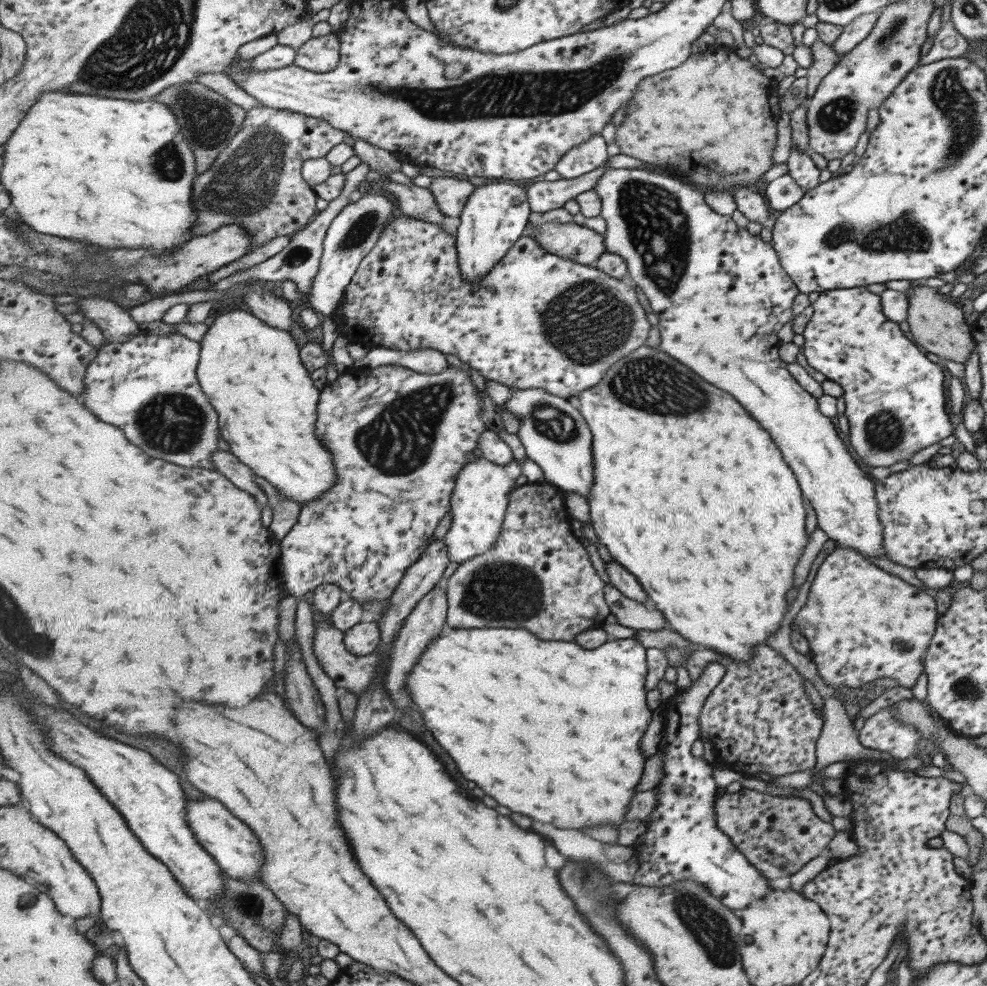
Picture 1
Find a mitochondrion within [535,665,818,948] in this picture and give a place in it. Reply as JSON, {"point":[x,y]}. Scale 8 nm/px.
{"point":[586,879]}

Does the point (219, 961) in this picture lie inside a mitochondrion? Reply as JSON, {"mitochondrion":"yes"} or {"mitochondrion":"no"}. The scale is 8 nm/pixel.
{"mitochondrion":"no"}

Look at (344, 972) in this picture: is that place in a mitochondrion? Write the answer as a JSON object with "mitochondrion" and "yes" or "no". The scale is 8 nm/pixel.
{"mitochondrion":"no"}

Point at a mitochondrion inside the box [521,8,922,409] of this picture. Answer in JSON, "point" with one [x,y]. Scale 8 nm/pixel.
{"point":[586,323]}

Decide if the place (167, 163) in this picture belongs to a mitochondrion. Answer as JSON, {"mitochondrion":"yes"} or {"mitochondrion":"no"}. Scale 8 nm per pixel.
{"mitochondrion":"yes"}

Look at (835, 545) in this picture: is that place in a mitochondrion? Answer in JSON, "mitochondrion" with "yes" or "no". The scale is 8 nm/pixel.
{"mitochondrion":"no"}

